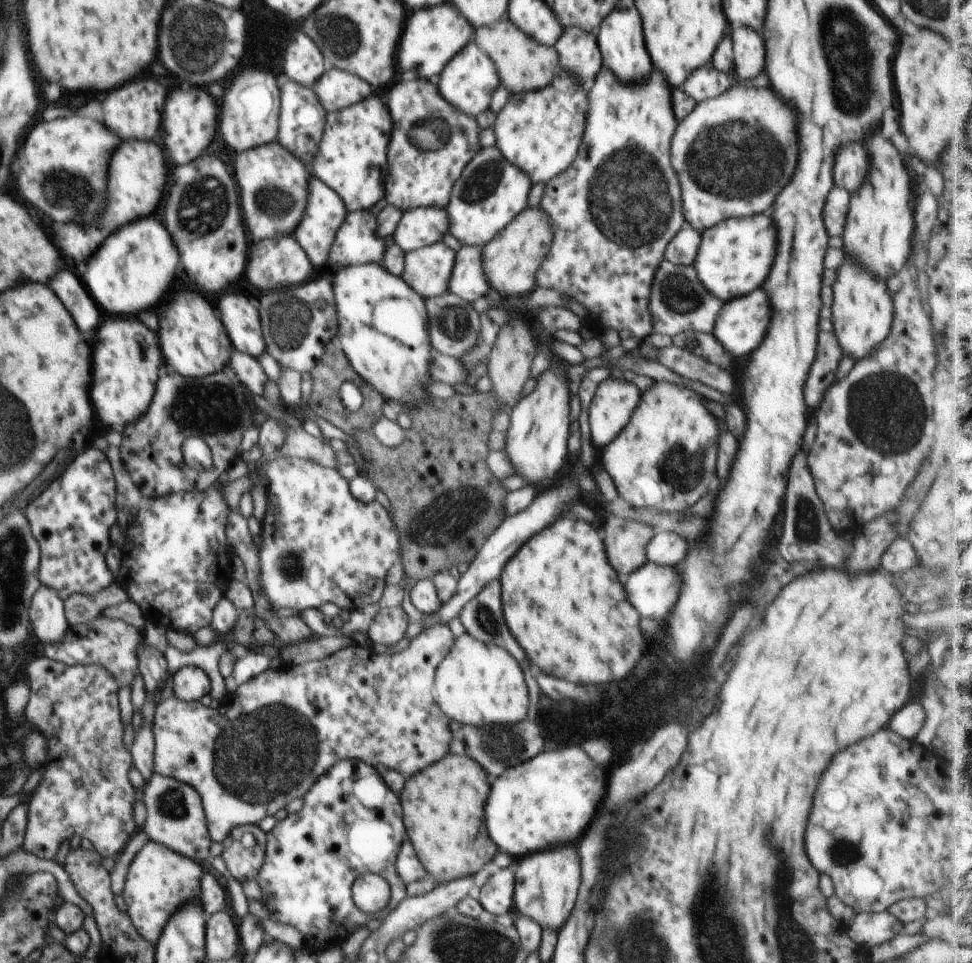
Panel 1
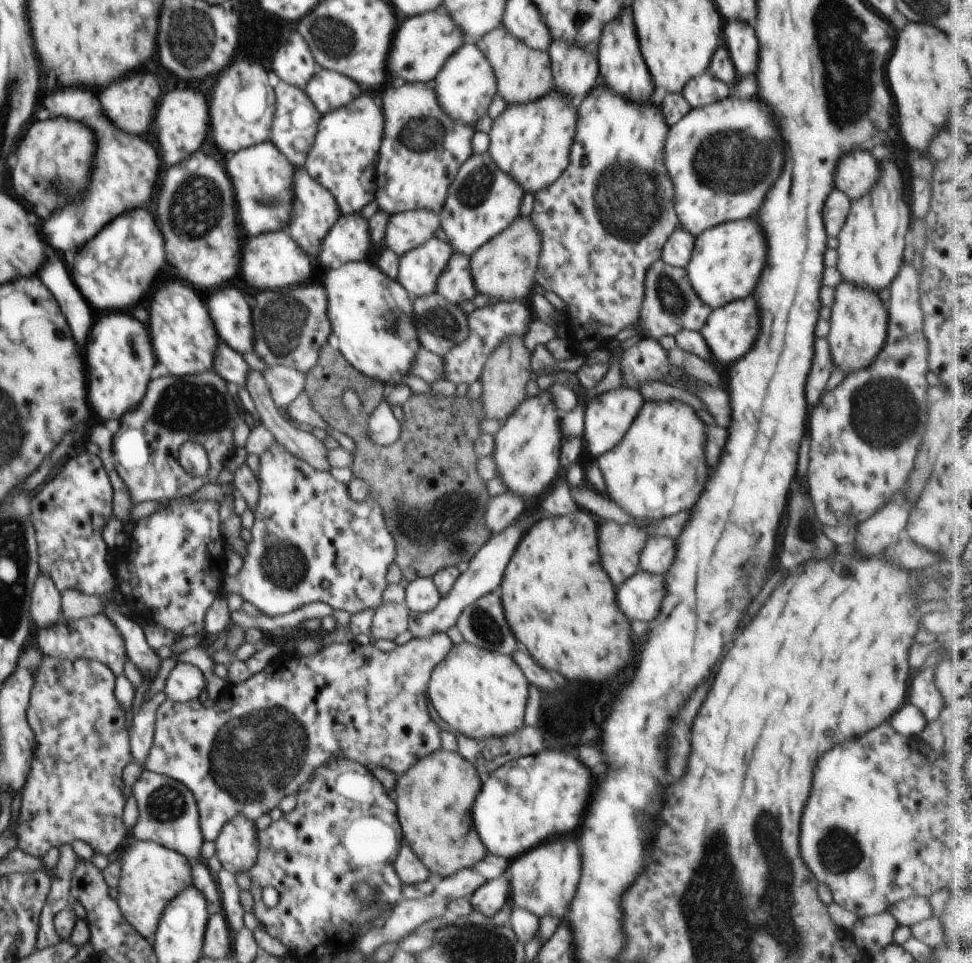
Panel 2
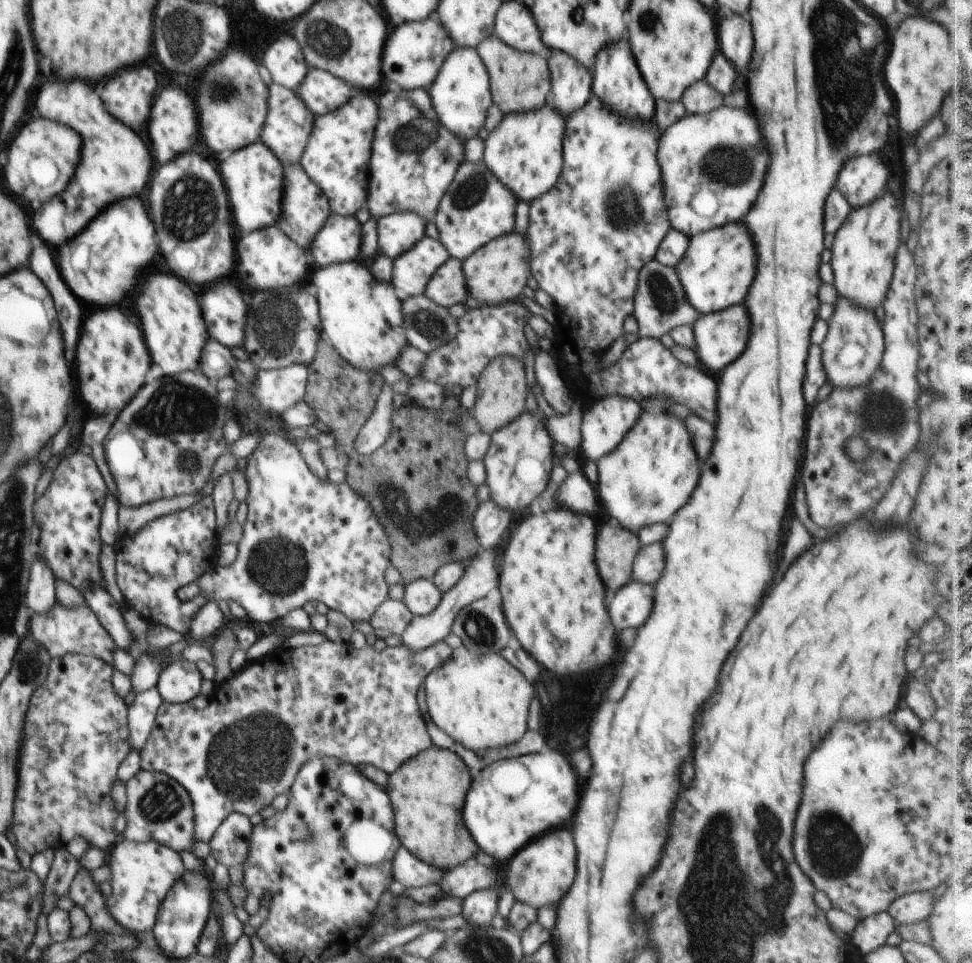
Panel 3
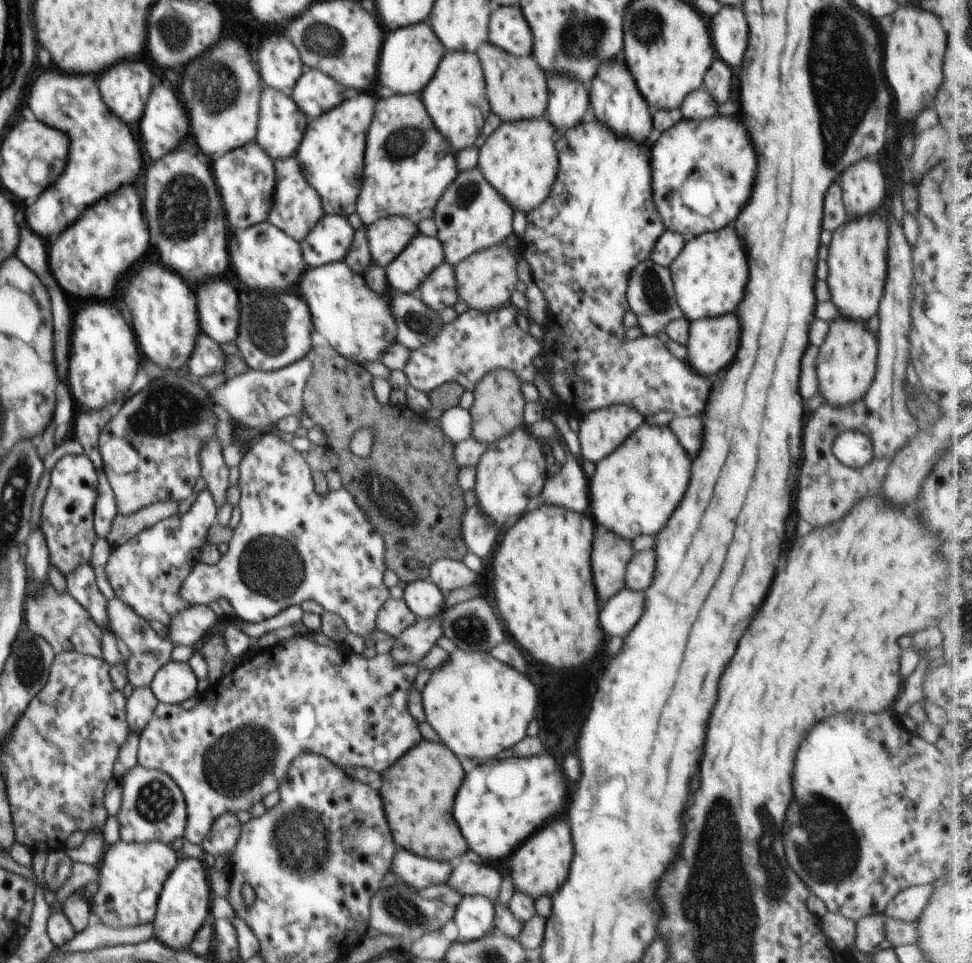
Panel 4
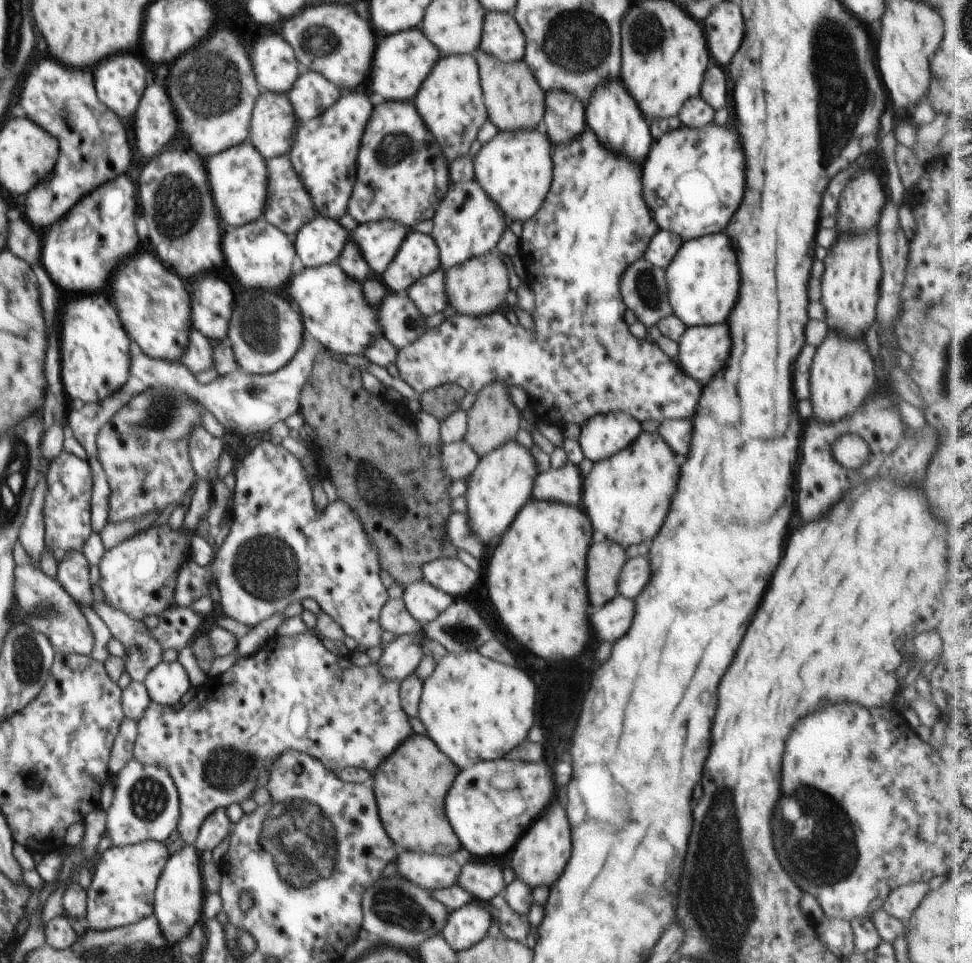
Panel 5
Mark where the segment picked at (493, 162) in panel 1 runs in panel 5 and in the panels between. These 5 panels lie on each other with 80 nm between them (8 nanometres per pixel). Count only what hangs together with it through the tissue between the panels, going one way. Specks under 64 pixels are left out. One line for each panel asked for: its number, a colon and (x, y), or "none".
2: (483, 200)
3: (477, 208)
4: (471, 215)
5: (467, 223)

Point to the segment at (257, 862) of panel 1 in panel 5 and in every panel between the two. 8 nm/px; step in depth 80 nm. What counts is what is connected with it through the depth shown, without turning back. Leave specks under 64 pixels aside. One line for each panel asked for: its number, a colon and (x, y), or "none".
2: (237, 847)
3: (230, 844)
4: (224, 835)
5: (217, 826)

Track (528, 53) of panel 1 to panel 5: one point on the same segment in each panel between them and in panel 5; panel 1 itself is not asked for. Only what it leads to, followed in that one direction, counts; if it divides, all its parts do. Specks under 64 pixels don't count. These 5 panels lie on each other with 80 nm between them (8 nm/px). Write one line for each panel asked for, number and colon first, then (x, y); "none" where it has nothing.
2: (523, 74)
3: (520, 81)
4: (516, 86)
5: (515, 101)

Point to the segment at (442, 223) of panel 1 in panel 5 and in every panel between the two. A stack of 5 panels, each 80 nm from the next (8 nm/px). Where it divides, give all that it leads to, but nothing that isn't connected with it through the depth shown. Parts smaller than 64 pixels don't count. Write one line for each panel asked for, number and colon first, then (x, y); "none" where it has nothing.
2: (405, 231)
3: (397, 232)
4: (388, 237)
5: (379, 241)

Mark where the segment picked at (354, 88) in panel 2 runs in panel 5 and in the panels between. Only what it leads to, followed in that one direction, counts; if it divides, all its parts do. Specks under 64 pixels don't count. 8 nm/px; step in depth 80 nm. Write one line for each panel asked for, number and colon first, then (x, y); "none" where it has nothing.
3: (322, 92)
4: (315, 92)
5: (312, 93)

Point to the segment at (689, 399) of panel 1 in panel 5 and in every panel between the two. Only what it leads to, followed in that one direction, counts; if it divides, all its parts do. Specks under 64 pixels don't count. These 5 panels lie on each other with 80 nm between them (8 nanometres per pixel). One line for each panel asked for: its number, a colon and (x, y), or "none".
2: (658, 469)
3: (649, 476)
4: (635, 489)
5: (627, 495)

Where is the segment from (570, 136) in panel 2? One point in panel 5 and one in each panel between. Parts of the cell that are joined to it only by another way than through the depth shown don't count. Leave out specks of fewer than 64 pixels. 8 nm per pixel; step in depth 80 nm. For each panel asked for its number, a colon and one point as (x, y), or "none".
3: (525, 150)
4: (519, 159)
5: (515, 168)

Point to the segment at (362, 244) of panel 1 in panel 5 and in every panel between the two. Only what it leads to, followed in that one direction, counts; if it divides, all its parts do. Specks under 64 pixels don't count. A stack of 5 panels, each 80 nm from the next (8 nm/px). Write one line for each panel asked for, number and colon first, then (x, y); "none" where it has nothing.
2: (348, 240)
3: (339, 240)
4: (329, 241)
5: (319, 242)

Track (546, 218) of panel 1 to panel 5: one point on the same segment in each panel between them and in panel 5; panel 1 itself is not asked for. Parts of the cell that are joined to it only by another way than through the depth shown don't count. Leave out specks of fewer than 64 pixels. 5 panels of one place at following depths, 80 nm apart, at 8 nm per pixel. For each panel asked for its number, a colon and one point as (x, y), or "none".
2: (504, 268)
3: (497, 272)
4: (486, 279)
5: (477, 287)

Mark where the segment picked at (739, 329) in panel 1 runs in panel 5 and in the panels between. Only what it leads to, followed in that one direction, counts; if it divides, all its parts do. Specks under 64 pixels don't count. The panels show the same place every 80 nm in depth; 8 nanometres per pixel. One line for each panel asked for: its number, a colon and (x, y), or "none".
2: (730, 330)
3: (720, 337)
4: (712, 343)
5: (703, 351)

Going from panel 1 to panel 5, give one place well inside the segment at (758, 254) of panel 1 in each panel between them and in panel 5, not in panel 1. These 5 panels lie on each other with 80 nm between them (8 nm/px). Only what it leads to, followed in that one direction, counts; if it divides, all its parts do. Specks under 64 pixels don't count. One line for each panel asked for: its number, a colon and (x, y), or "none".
2: (727, 260)
3: (719, 265)
4: (709, 276)
5: (702, 279)

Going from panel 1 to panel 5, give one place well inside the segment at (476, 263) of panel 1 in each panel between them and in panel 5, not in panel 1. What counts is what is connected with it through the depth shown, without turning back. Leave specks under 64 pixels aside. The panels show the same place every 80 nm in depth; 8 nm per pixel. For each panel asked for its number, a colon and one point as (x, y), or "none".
2: (457, 284)
3: (447, 287)
4: (438, 290)
5: (429, 294)

